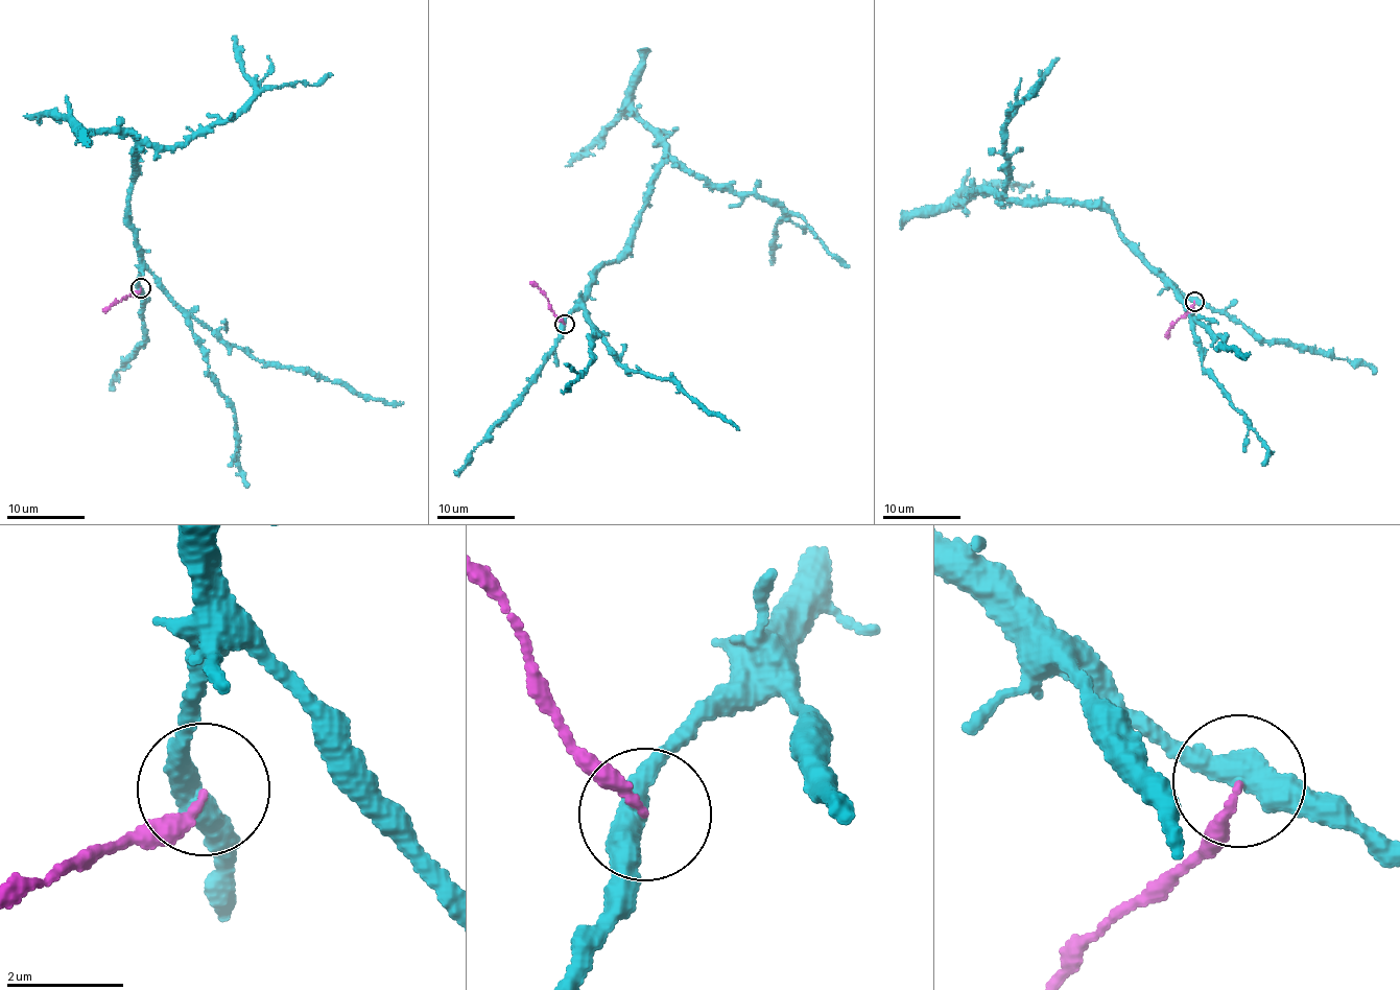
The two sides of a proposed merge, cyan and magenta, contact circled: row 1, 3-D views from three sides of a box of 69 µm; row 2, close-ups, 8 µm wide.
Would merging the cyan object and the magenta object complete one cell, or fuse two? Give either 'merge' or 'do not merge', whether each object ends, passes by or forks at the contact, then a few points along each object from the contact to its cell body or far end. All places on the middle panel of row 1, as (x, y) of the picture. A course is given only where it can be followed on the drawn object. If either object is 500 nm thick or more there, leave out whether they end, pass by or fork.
merge | cyan passes by | magenta ends | cyan via (564, 324), (598, 268), (620, 258), (649, 182), (669, 160), (713, 184), (754, 192), (781, 209), (770, 264) | magenta via (564, 324), (553, 312), (545, 295), (531, 283)

